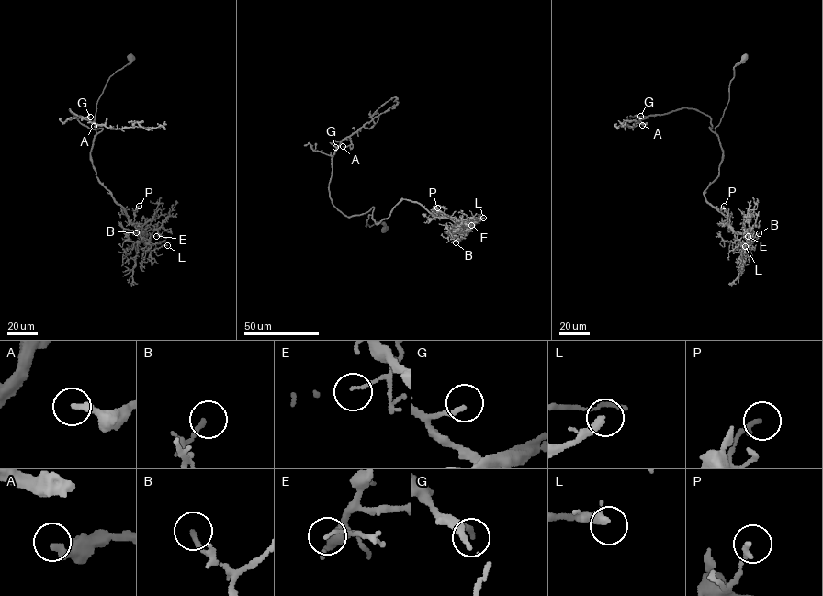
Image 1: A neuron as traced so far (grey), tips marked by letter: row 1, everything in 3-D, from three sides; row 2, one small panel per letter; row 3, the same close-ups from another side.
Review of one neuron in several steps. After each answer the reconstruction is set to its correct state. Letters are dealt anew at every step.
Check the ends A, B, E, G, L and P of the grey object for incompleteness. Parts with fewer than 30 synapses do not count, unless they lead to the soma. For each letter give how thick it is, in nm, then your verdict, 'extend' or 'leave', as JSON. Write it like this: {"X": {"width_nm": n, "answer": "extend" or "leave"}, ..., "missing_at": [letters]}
{"A": {"width_nm": 280, "answer": "leave"}, "B": {"width_nm": 170, "answer": "leave"}, "E": {"width_nm": 90, "answer": "leave"}, "G": {"width_nm": 180, "answer": "leave"}, "L": {"width_nm": 360, "answer": "leave"}, "P": {"width_nm": 190, "answer": "leave"}, "missing_at": []}

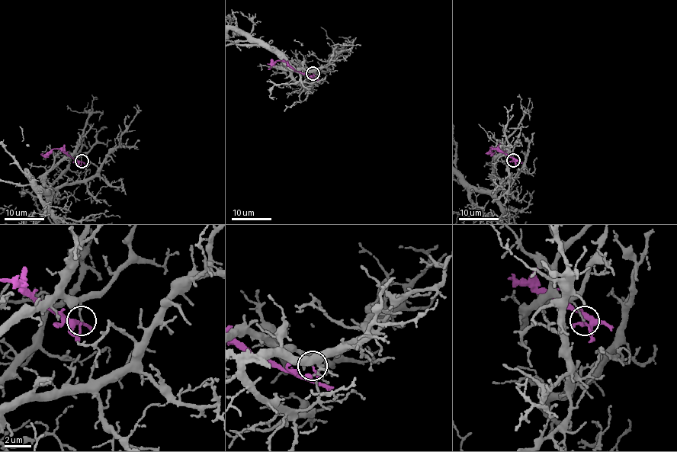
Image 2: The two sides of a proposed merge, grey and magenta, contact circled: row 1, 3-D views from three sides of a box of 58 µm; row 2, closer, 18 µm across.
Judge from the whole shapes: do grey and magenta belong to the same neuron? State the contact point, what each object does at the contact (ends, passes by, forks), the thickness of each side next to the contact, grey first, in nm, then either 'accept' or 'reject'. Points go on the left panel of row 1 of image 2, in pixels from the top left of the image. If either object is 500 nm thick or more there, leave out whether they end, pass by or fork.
(81, 161) | grey ends | magenta ends | 100/140 nm | reject

